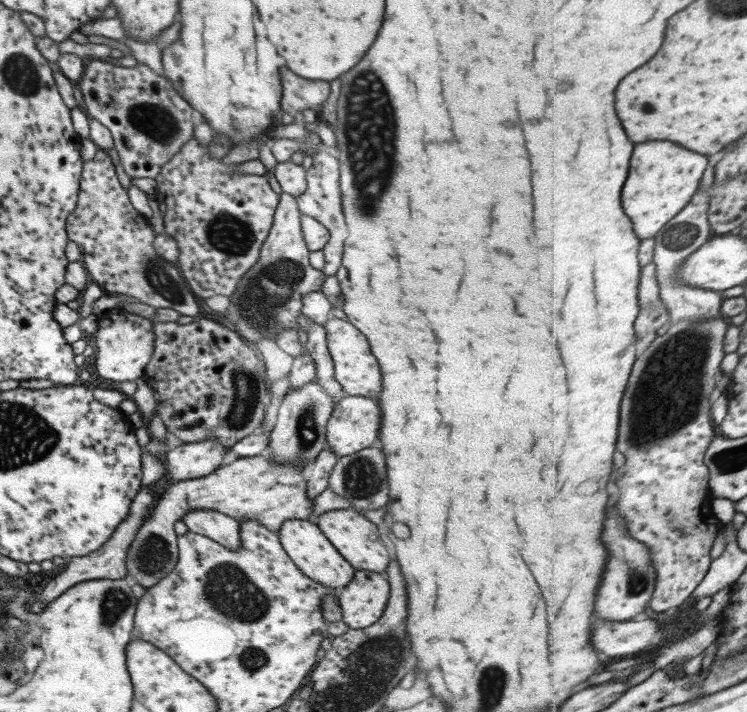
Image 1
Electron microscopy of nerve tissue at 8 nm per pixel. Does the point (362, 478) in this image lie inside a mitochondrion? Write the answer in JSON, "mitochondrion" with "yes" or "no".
{"mitochondrion":"yes"}

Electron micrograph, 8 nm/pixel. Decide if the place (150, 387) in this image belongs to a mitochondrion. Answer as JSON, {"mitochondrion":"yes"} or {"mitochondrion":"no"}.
{"mitochondrion":"no"}

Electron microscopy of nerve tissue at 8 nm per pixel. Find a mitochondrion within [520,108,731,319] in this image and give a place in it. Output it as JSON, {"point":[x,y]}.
{"point":[680,235]}

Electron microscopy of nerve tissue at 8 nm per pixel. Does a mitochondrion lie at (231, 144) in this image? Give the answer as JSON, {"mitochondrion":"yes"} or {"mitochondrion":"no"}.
{"mitochondrion":"no"}

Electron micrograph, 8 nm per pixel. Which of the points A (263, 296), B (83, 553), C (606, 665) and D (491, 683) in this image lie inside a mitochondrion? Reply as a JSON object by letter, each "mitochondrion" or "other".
{"A":"mitochondrion","B":"other","C":"other","D":"mitochondrion"}

